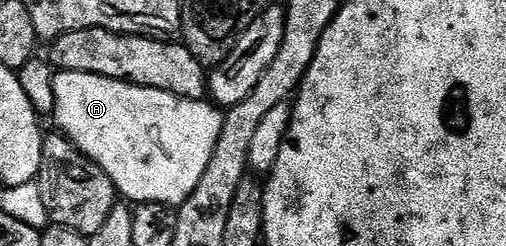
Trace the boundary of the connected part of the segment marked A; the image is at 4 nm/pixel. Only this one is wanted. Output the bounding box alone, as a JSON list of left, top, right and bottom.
[53,71,223,207]

